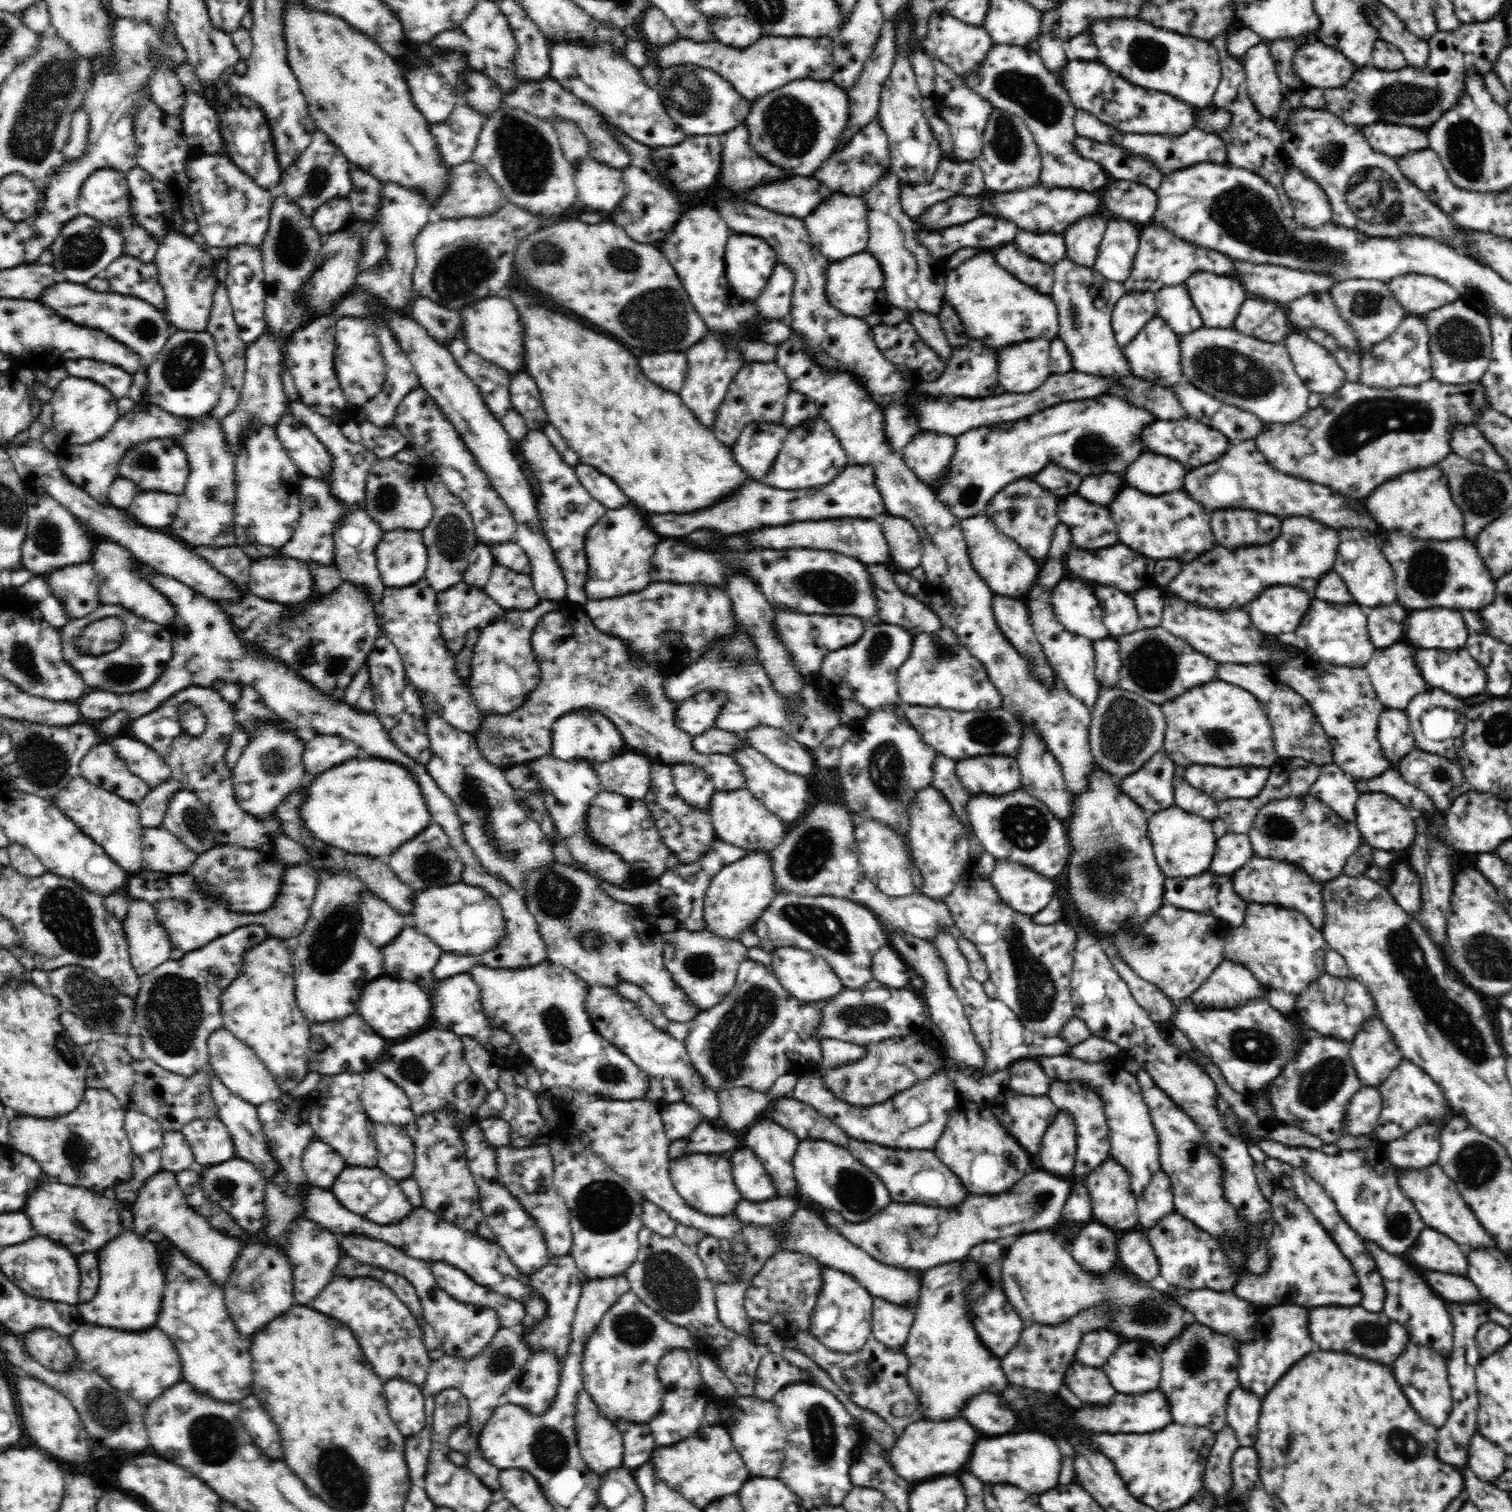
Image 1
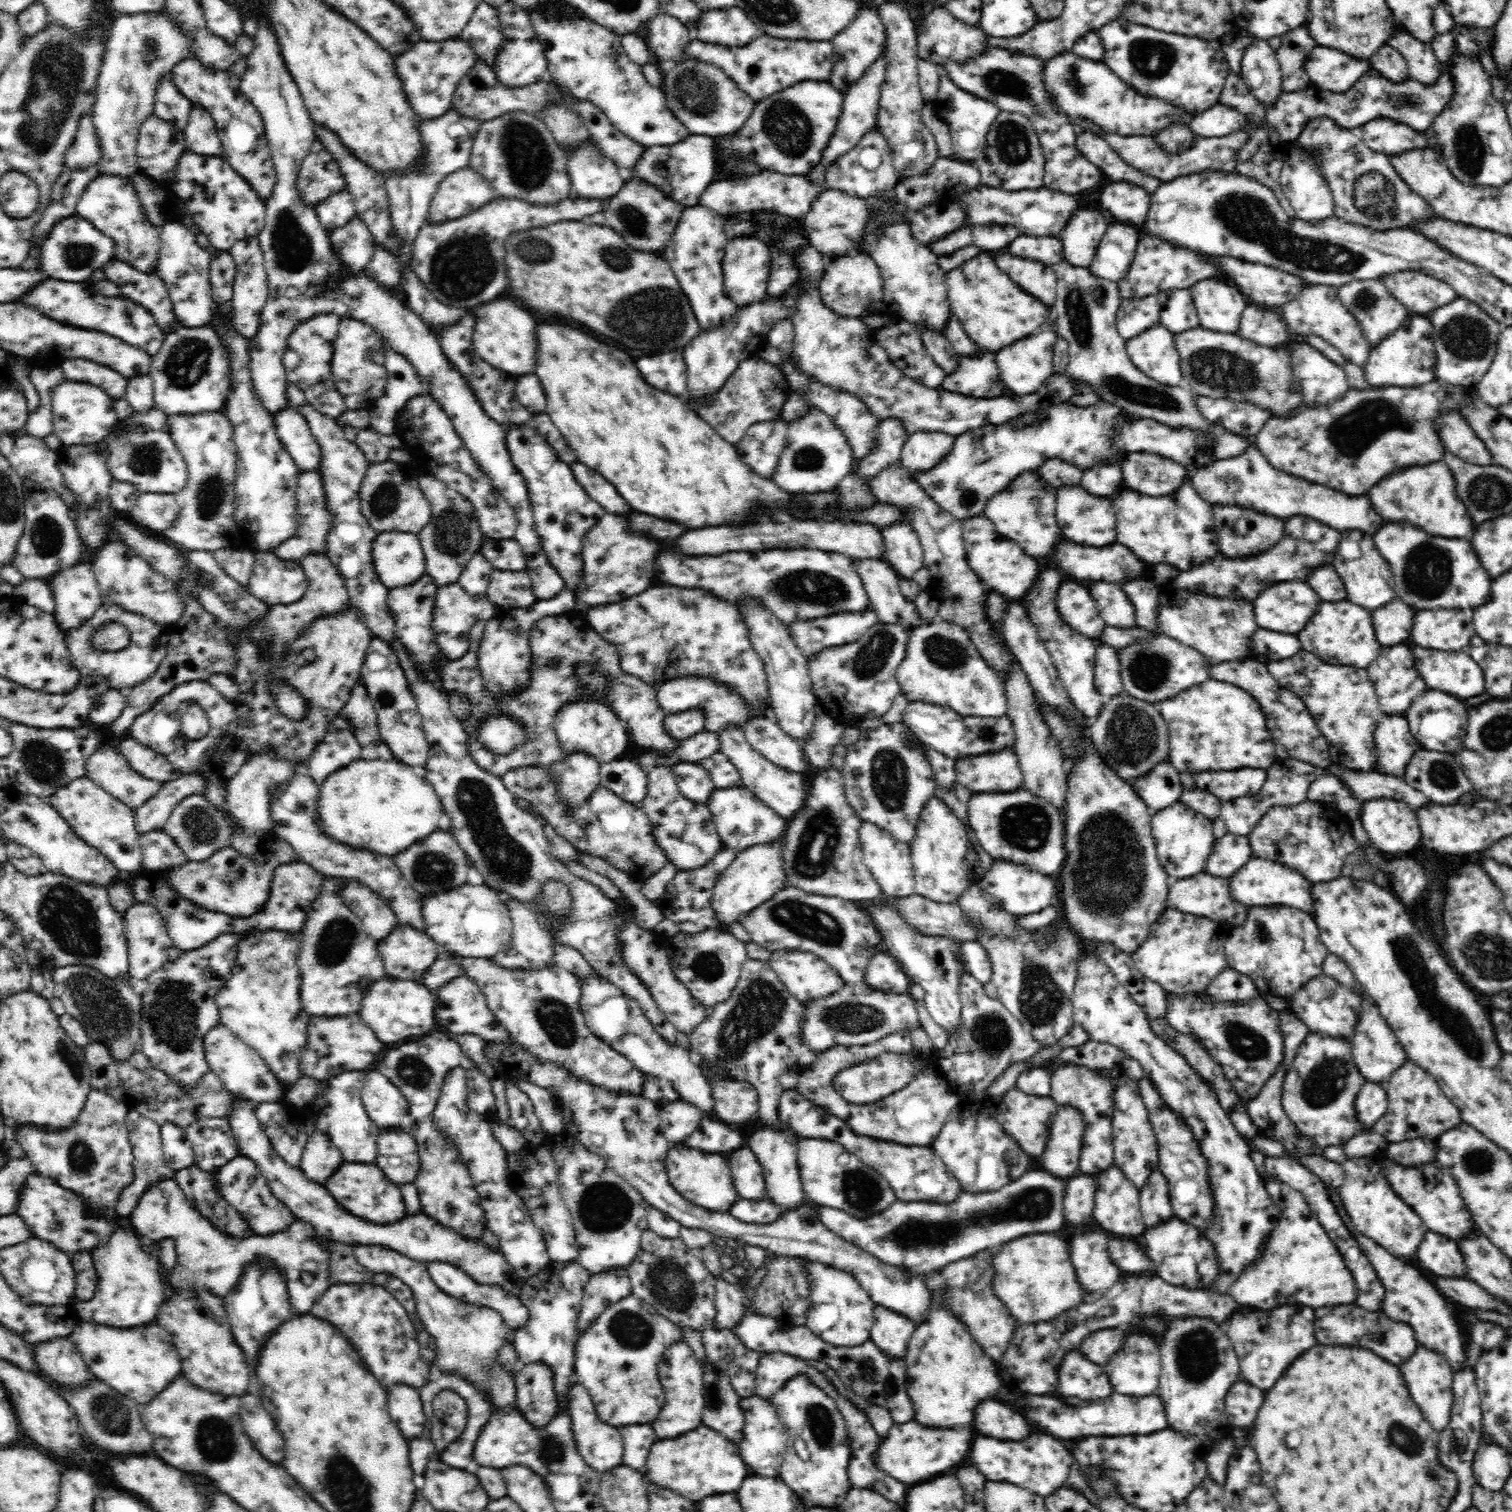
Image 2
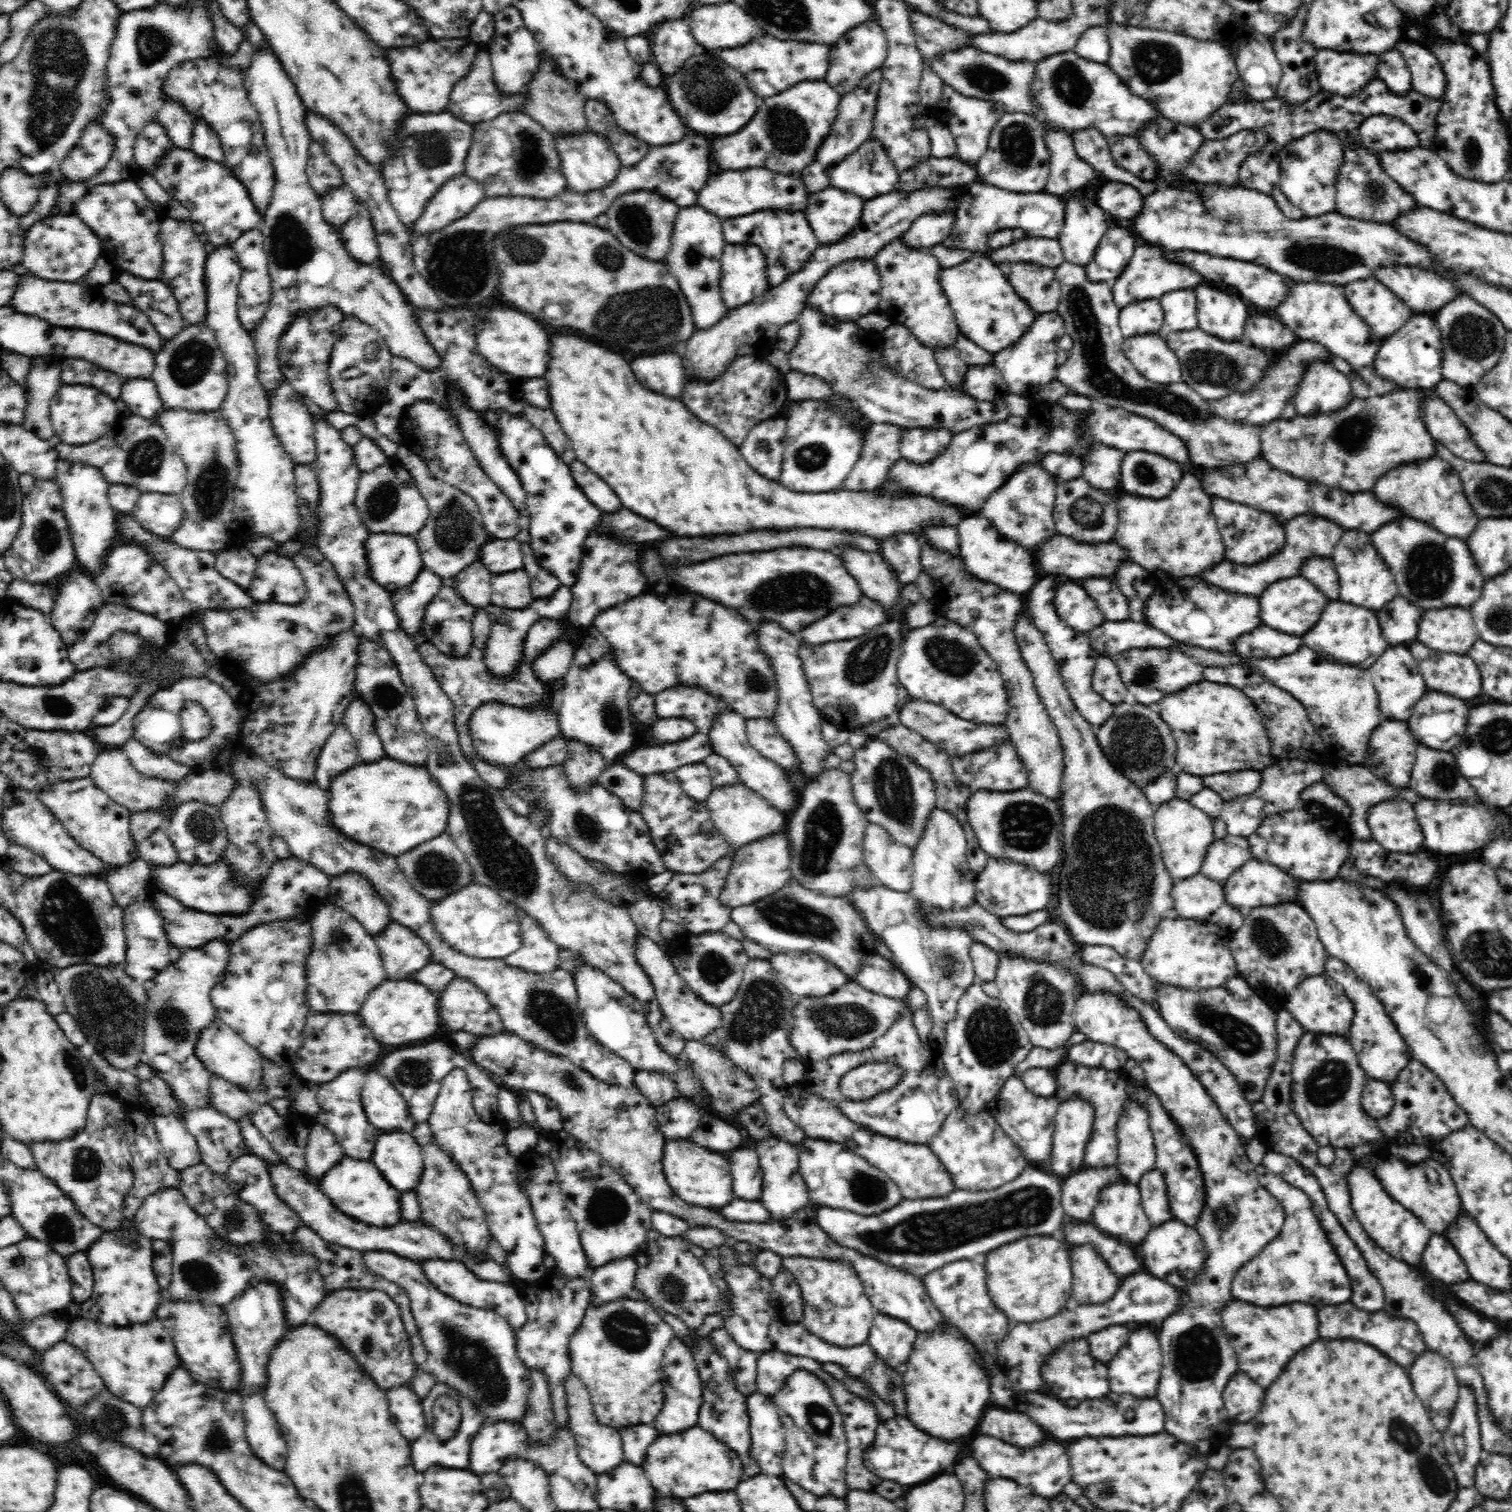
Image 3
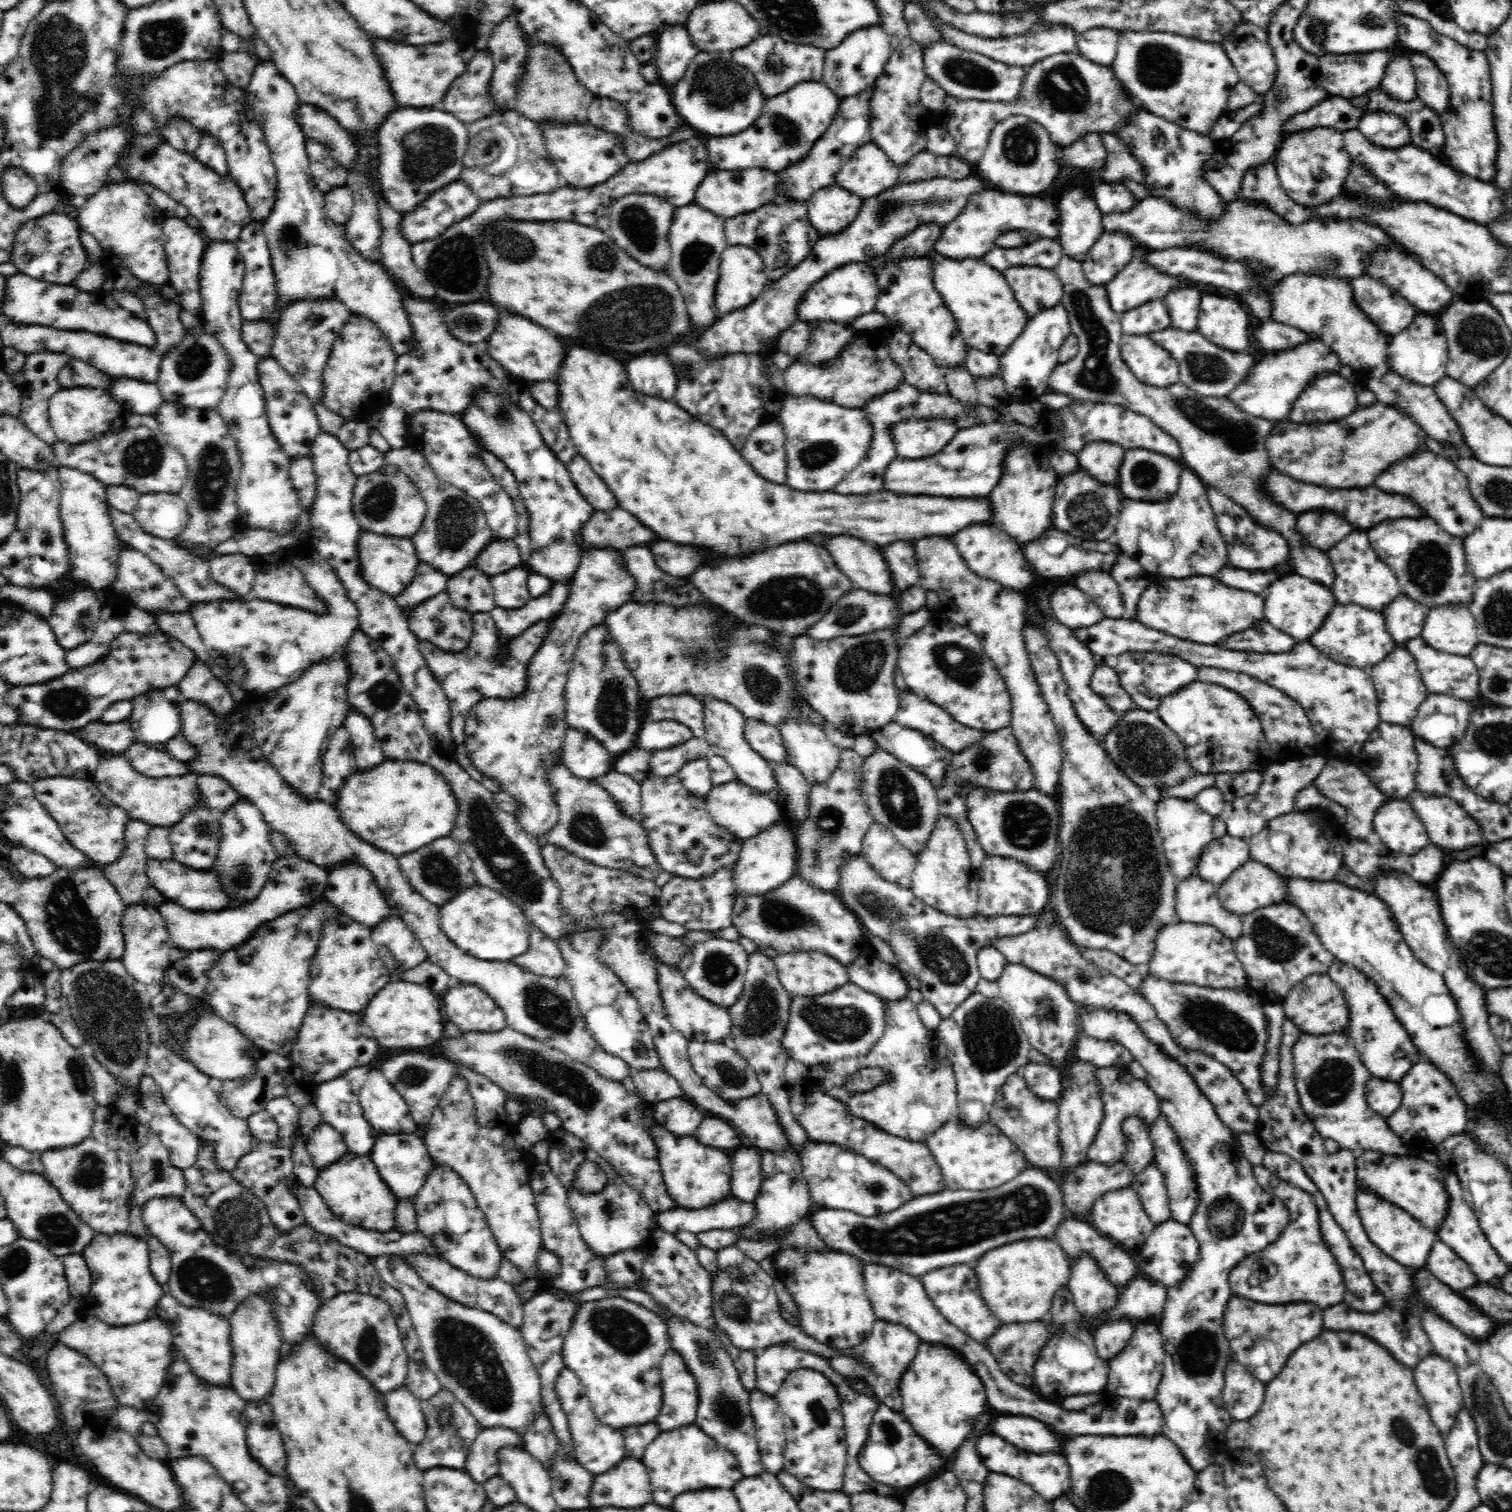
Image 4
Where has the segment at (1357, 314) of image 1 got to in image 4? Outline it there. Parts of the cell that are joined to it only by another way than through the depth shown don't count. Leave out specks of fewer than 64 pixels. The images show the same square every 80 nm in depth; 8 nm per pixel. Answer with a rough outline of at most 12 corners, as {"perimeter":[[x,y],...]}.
{"perimeter":[[1364,274],[1354,300],[1376,326],[1400,334],[1420,313],[1397,290]]}

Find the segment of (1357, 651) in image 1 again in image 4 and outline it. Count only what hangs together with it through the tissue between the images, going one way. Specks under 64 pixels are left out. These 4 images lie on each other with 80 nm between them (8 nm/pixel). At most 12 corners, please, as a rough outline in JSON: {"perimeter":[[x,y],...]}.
{"perimeter":[[1332,607],[1309,641],[1339,663],[1378,664],[1401,646],[1381,612]]}

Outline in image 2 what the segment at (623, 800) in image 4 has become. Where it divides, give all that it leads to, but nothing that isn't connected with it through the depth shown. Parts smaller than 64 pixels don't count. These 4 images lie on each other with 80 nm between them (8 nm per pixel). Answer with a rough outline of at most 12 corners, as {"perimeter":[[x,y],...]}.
{"perimeter":[[632,759],[601,763],[599,786],[634,806],[646,796],[646,770]]}

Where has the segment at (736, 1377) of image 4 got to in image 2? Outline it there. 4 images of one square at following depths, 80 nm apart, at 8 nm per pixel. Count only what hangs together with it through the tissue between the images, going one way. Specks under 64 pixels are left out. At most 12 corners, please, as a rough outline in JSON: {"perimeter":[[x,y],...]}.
{"perimeter":[[701,1360],[702,1423],[730,1442],[744,1438],[744,1408],[729,1376]]}

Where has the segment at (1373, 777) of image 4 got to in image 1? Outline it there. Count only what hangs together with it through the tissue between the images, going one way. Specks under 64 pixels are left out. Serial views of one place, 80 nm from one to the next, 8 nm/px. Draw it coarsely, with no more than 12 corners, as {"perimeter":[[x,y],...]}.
{"perimeter":[[1383,709],[1377,737],[1396,768],[1416,748],[1407,714]]}

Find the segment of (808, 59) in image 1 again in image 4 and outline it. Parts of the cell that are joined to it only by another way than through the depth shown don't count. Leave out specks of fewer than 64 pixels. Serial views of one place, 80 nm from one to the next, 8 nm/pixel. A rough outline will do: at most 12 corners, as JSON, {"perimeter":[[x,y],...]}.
{"perimeter":[[761,35],[732,51],[766,98],[819,81],[824,49]]}

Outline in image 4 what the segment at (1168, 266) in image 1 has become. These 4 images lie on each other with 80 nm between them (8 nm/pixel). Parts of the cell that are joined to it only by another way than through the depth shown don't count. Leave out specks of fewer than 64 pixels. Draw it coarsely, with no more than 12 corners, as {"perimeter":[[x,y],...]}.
{"perimeter":[[1135,257],[1104,285],[1112,311],[1124,314],[1190,285]]}

